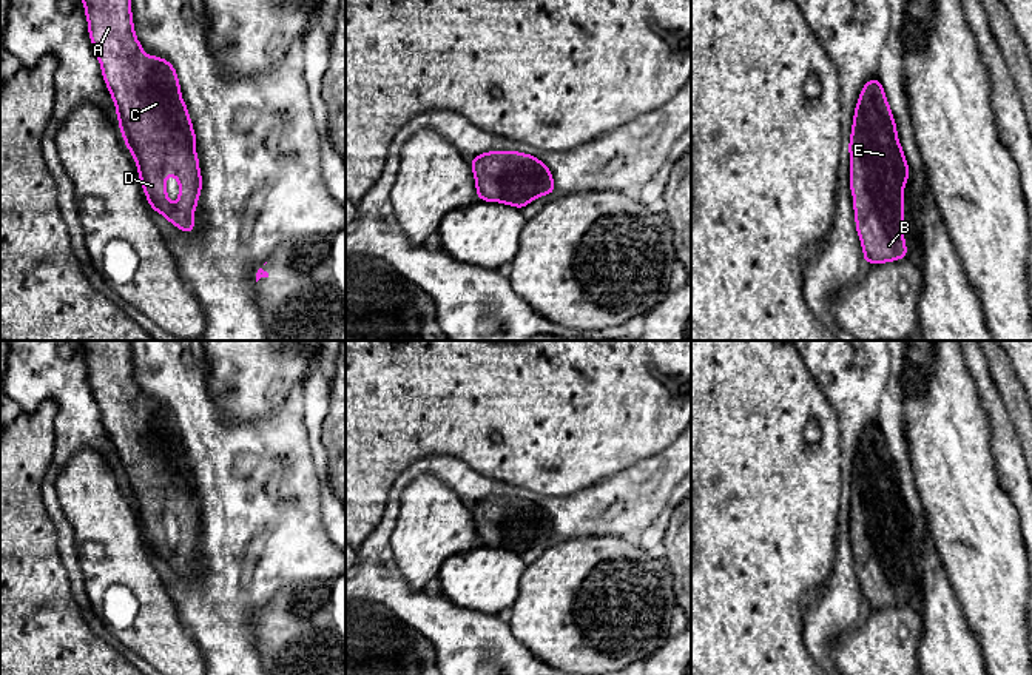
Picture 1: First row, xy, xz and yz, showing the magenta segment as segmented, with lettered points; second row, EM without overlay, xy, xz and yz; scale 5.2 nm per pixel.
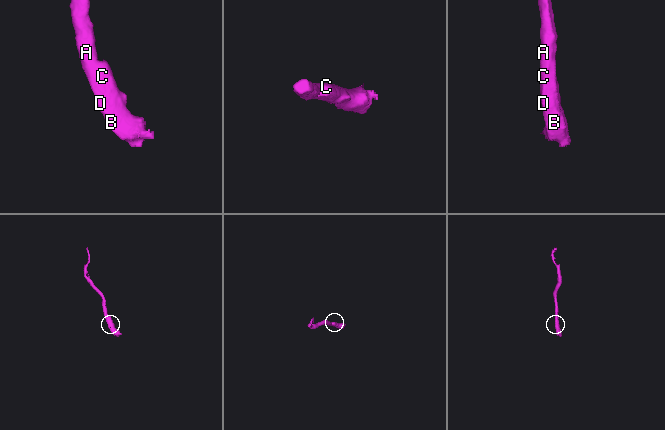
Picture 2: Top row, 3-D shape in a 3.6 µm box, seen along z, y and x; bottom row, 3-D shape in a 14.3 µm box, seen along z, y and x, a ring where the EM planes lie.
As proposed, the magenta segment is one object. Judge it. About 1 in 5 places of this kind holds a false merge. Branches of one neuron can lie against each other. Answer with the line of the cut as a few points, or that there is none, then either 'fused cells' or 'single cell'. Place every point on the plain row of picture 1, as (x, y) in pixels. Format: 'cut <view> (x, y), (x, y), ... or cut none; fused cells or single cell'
cut none; single cell

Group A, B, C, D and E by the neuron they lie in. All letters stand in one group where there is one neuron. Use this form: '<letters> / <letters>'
A B C D E

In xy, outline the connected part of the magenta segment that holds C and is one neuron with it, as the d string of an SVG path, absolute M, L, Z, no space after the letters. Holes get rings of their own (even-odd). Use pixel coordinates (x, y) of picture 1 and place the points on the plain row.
M131 341L80 342L89 385L147 546L153 556L190 579L196 573L193 561L202 521L177 418L168 405L143 398L134 378ZM167 521L179 527L174 550L167 541Z

